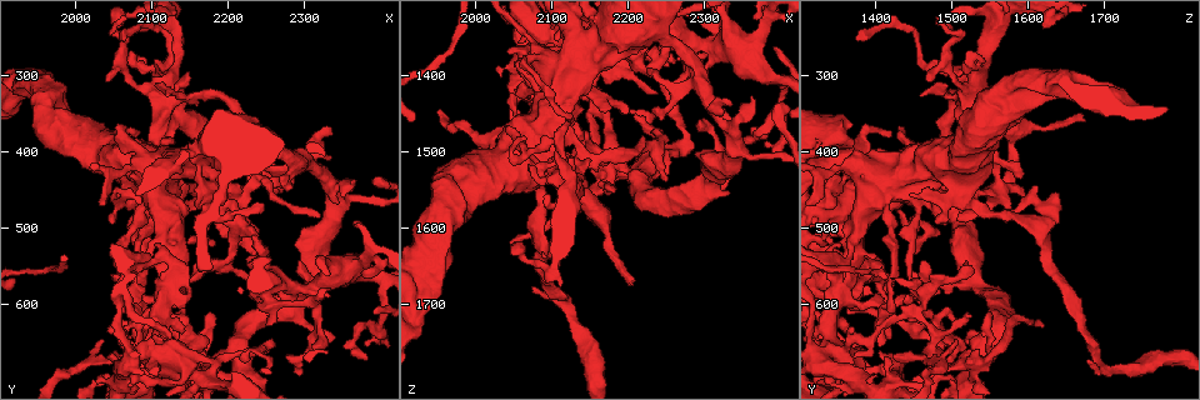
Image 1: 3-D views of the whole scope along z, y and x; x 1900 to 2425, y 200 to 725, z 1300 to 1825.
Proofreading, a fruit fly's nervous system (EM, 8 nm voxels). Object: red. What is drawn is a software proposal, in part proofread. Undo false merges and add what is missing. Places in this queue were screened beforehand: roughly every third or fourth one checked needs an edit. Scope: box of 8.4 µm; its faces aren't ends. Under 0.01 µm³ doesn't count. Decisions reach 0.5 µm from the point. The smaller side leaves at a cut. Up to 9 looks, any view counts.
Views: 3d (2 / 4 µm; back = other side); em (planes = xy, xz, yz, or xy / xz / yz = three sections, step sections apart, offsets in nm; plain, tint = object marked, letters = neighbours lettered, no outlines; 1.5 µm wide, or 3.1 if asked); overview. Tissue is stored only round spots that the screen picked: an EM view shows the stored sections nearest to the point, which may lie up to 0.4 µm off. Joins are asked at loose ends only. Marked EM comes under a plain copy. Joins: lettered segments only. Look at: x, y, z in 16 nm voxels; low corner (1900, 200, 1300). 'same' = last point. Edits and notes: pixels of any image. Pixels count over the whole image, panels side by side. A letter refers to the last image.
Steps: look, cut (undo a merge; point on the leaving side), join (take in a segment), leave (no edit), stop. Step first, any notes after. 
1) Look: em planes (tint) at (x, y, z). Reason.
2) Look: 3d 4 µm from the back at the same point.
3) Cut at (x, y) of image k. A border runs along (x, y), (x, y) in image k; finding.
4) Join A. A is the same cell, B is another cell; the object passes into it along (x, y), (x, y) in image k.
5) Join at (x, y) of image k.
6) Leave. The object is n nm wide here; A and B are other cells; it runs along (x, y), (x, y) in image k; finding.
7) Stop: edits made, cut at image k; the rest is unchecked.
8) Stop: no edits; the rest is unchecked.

Look: em yz step 4 (letters) at (2335, 565, 1360). Sharp bend.

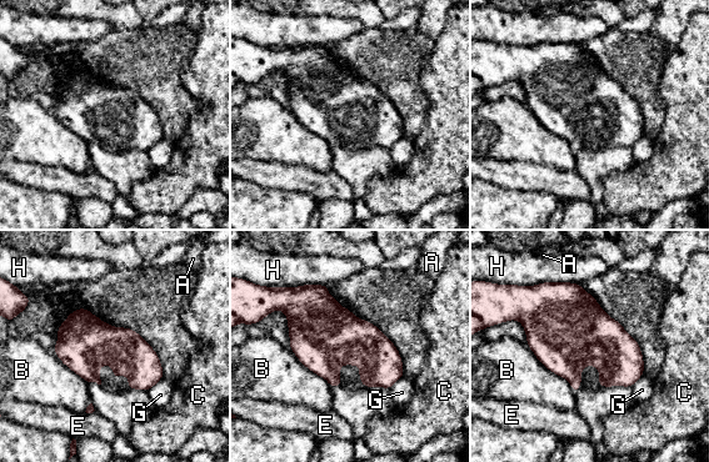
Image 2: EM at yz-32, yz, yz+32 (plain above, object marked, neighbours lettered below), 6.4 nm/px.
Leave. A, B, C, E, G and H are other cells; a border runs along (540, 282), (577, 282), (579, 285) in image 2; one neuron here.

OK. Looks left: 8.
Look: 3d 4 µm at (2095, 425, 1390). Sudden change in width.

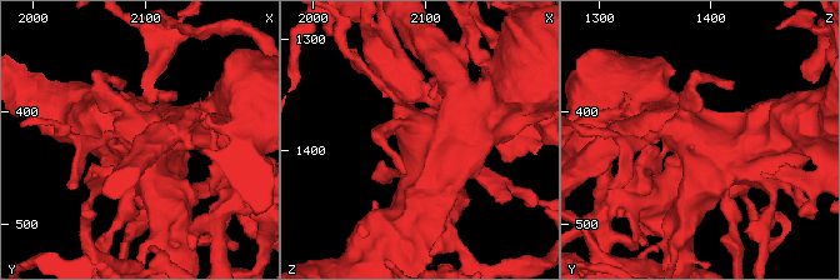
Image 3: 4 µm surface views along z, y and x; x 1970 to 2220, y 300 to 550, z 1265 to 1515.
Look: em xz step 4 (tint) at (2098, 426, 1390). Shape alone is not enough.

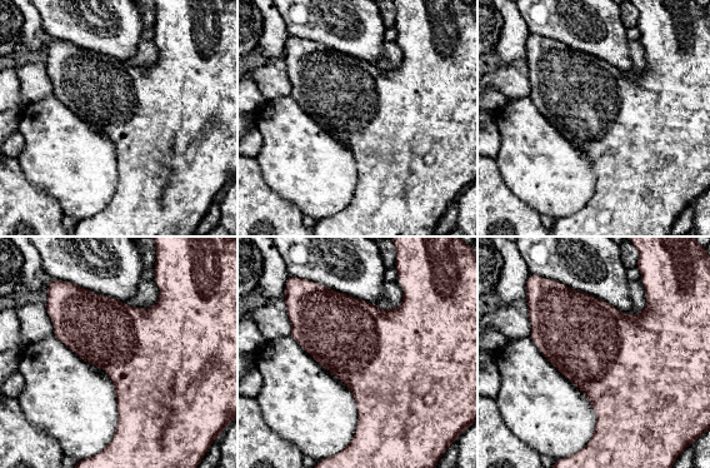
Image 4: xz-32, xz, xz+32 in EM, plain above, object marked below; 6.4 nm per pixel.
Look: em xz step 4 (letters) at the same point. What lies round it.

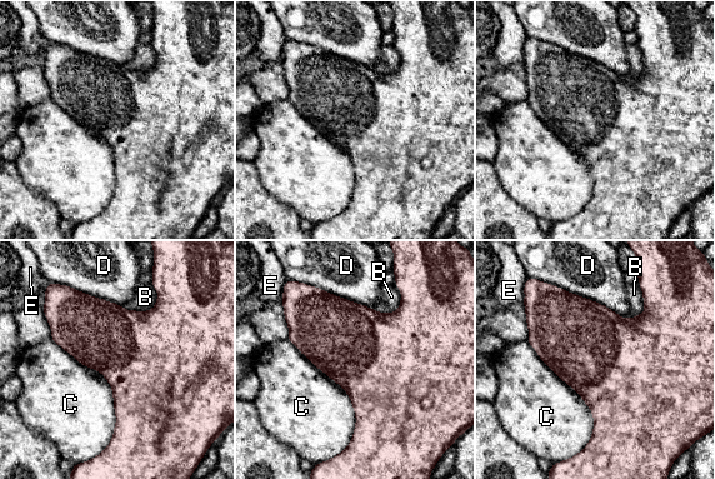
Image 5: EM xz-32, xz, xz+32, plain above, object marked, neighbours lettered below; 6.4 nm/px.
Leave. B, C, D and E are other cells; a border runs along (558, 287), (621, 317), (636, 315) in image 5; one neuron here.

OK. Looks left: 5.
Look: em xy step 4 (tint) at (2055, 235, 1620).

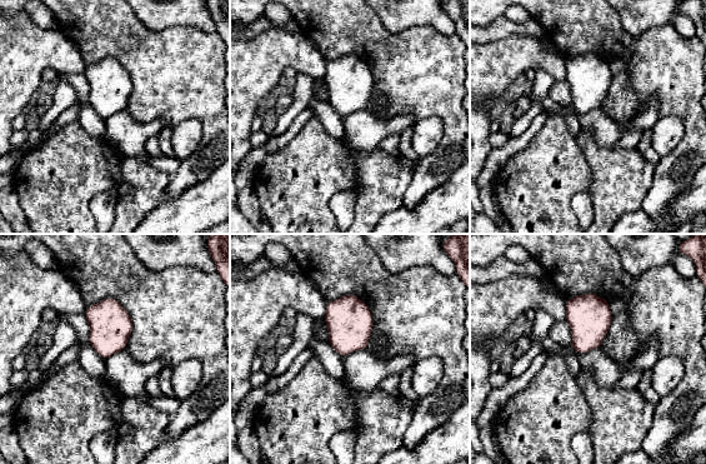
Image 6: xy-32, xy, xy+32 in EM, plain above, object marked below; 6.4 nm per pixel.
Look: em planes (letters) at the same point. Another direction.

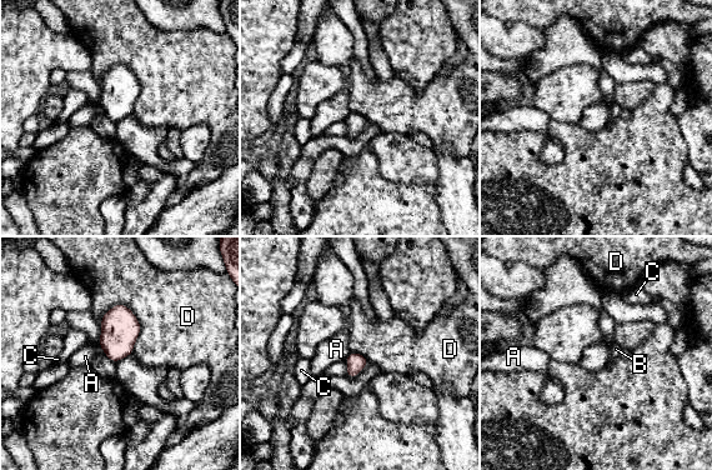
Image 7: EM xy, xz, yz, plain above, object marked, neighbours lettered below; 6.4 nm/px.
Leave. A, B, C and D are other cells; a border runs along (118, 303), (140, 326), (131, 354) in image 7; none of them fits.

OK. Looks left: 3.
Look: em yz step 8 (letters) at (2075, 675, 1675). Branch stops here.

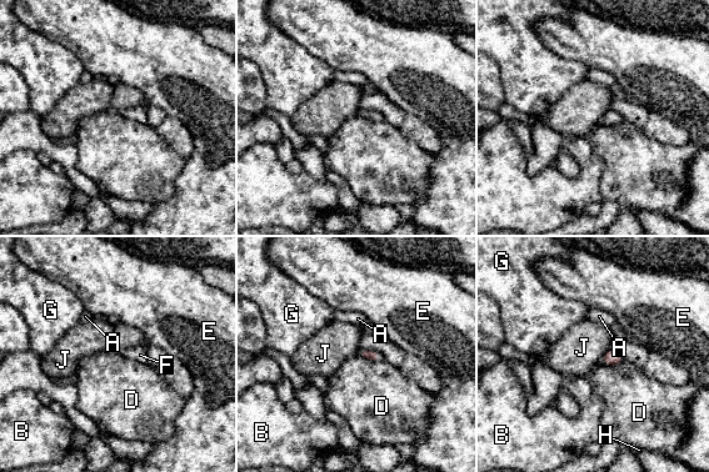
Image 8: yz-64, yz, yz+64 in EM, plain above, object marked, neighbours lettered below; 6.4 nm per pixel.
Look: em planes (letters) at the same point. Cut it another way.

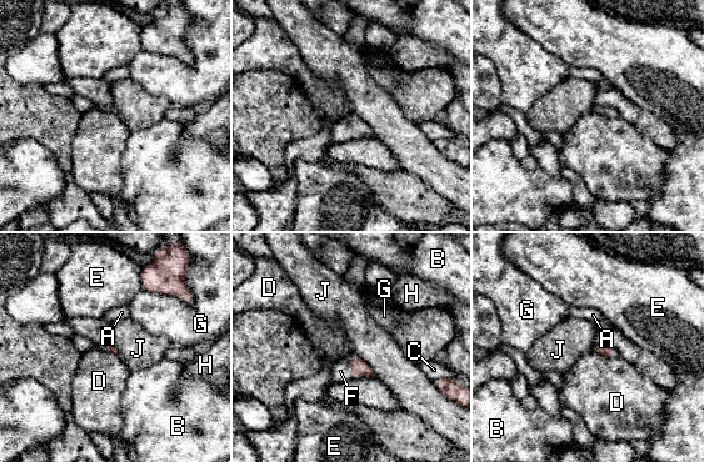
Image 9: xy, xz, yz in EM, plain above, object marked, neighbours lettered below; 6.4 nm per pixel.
Join F. F is the same cell, A, B, C, D, E, G, H and J are other cells; the object passes into it along (359, 367), (352, 367), (340, 371) in image 9; it goes on there.

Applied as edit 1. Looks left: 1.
Stop: edits made, join at image 9; the rest is unchecked.

